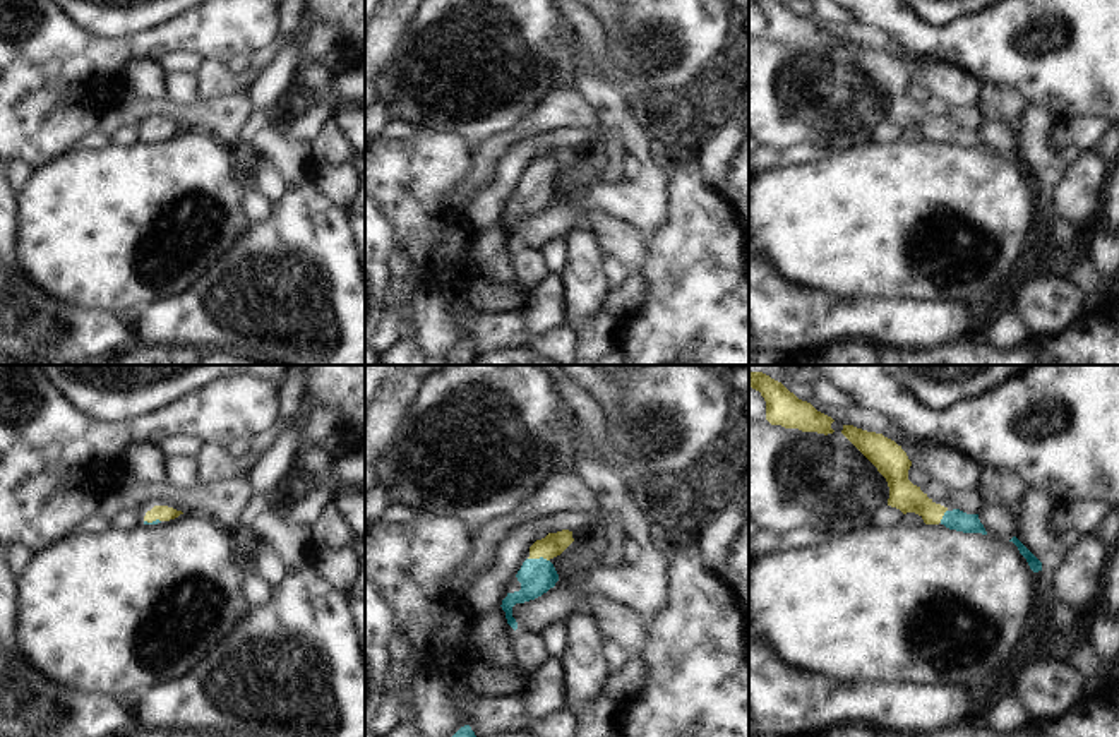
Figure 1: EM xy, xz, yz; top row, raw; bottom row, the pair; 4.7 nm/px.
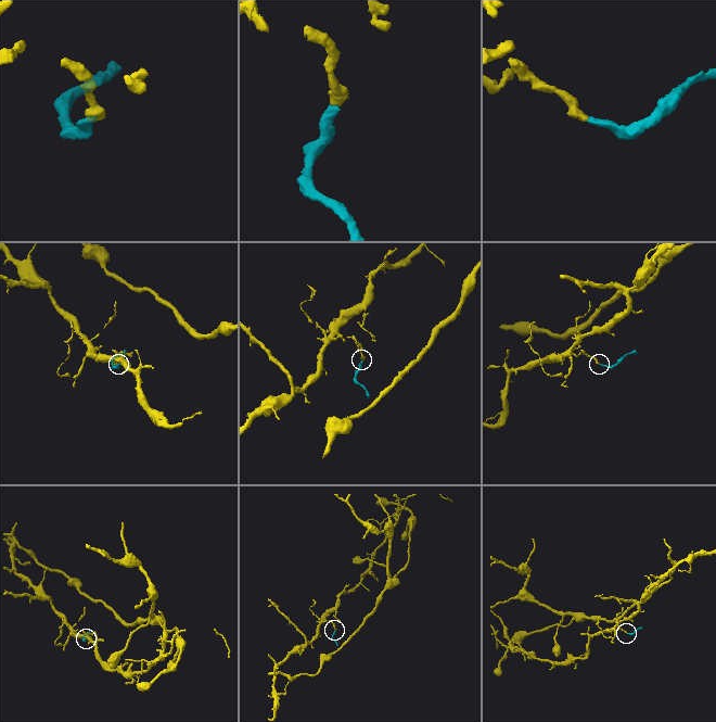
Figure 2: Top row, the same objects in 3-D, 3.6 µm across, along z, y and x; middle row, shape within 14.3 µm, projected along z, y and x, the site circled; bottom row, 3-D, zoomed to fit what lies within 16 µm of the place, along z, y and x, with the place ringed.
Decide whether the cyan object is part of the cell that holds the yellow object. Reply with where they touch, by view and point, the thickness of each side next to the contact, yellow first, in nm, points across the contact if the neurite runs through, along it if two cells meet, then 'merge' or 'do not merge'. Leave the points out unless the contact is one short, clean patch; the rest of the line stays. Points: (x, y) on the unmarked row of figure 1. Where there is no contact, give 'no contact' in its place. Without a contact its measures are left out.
meets yellow in xz at (538, 173); 110 nm thick on the yellow side, 170 nm on the other; runs through xz (554, 160), (538, 173), (537, 192); merge

